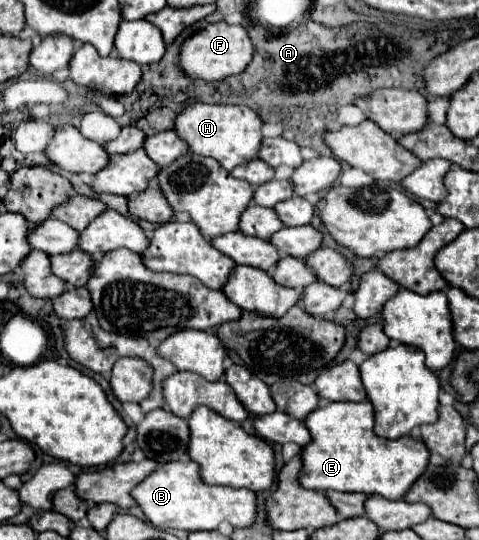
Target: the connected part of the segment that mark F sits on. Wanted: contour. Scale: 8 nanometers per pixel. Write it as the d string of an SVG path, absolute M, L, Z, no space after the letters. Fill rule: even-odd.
M210 23L206 29L194 33L190 39L182 43L178 65L190 79L202 81L220 81L230 75L242 73L252 59L252 43L248 31L242 25L228 25L228 23Z

